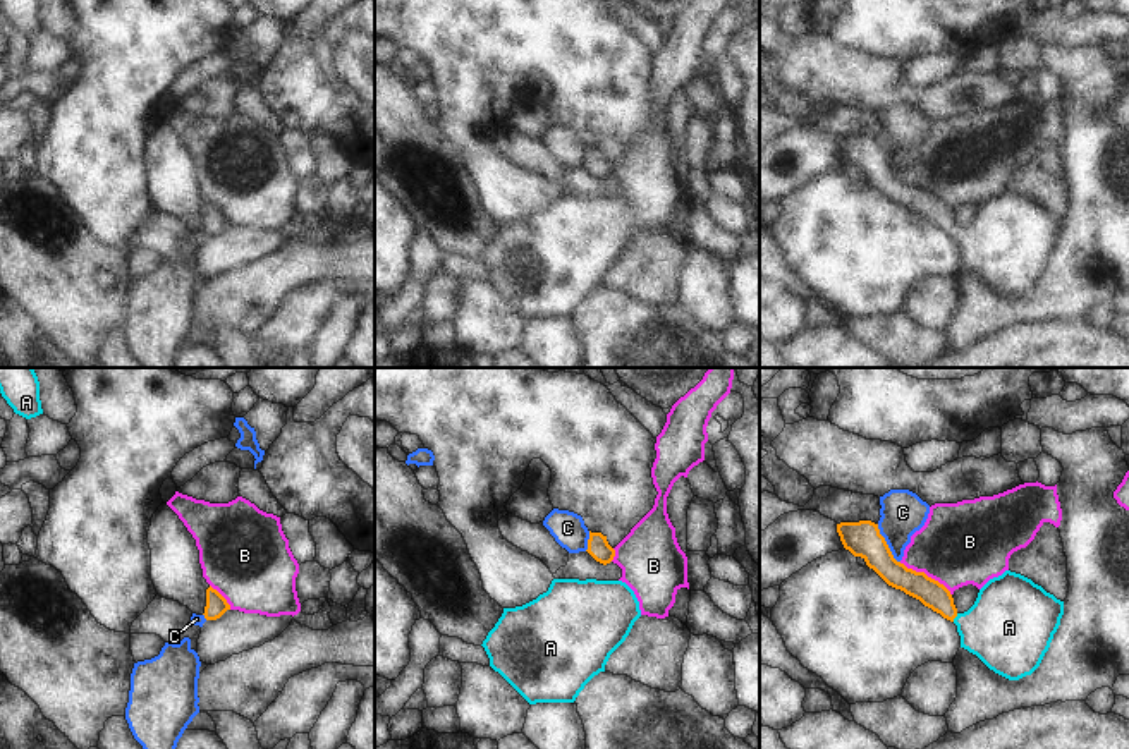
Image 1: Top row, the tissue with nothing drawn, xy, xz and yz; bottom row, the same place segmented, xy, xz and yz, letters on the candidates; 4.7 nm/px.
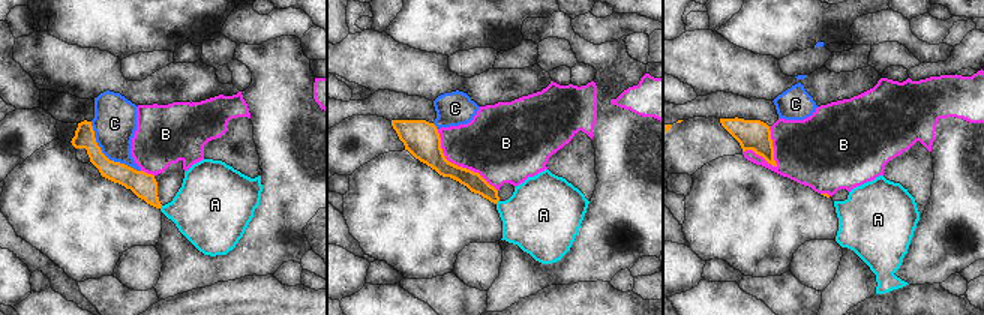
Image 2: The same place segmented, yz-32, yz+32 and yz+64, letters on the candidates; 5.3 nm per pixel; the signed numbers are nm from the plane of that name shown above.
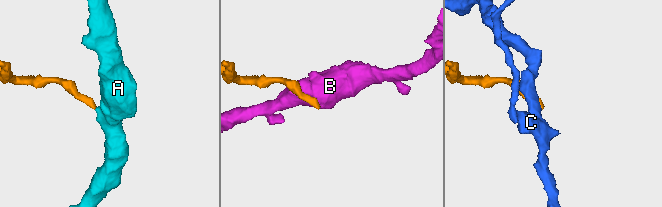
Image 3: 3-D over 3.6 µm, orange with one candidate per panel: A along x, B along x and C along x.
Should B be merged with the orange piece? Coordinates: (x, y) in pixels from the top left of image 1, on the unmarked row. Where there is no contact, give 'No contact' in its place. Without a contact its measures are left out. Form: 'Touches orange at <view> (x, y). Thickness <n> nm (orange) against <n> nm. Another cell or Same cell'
Touches orange at yz (925, 189). Thickness 130 nm (orange) against 380 nm. Another cell

